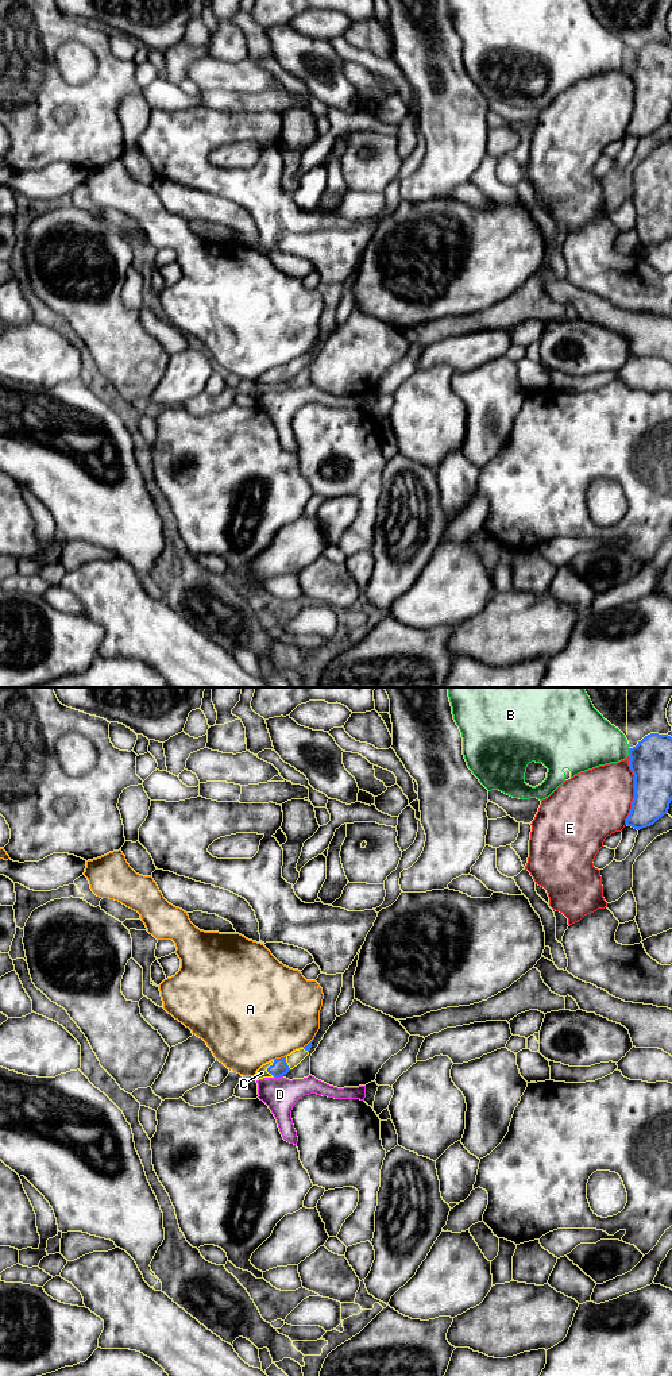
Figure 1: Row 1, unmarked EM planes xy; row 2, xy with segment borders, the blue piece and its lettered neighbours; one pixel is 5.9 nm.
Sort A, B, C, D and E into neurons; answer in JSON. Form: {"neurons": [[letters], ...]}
{"neurons": [["A"], ["B"], ["C"], ["D"], ["E"]]}

